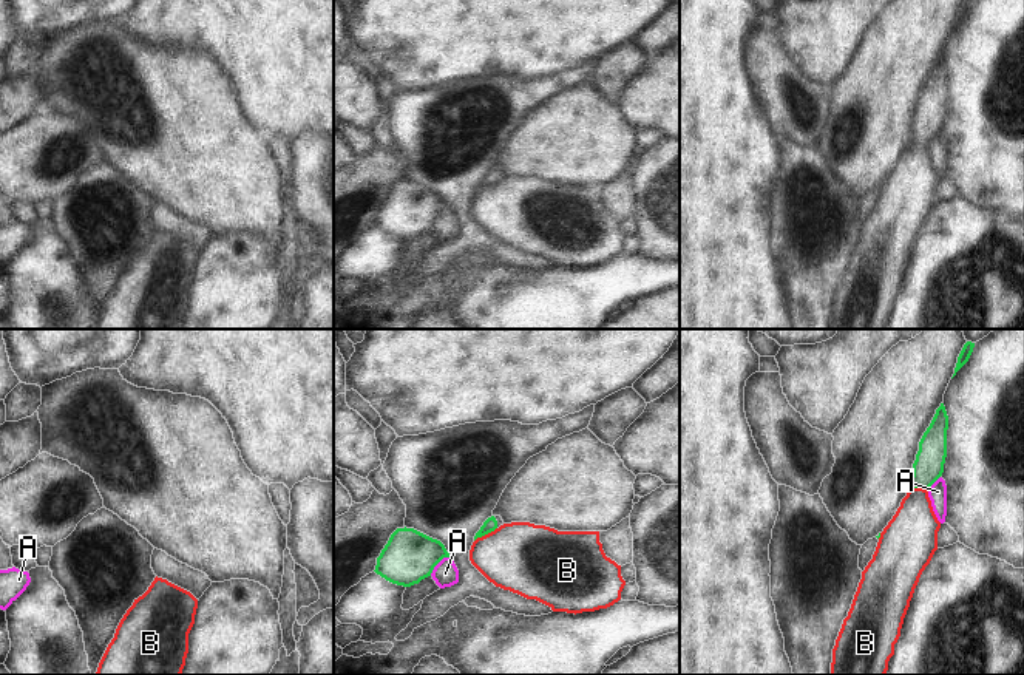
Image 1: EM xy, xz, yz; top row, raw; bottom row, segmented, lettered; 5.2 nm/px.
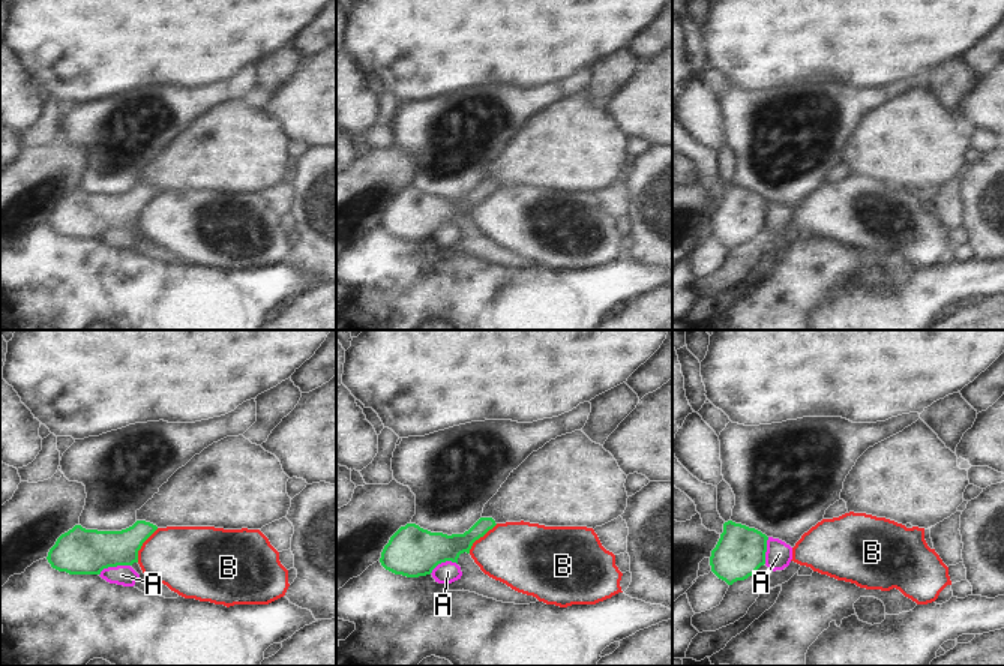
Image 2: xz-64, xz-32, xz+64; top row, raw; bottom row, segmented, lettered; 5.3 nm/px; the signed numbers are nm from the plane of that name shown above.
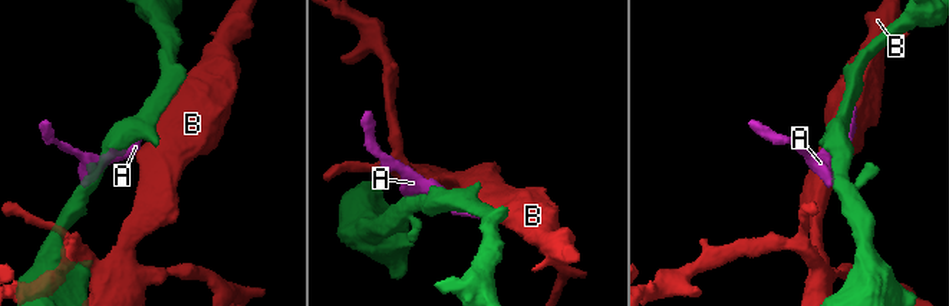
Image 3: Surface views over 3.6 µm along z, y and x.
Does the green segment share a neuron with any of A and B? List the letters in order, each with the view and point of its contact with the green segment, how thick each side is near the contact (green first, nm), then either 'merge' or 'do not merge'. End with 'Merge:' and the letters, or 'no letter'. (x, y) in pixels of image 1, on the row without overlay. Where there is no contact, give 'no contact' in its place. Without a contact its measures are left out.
A: meets green in xz at (437, 217); 280 nm thick on the green side, 140 nm on the other; do not merge
B: meets green in xz at (485, 187); 70 nm thick on the green side, 360 nm on the other; do not merge
Merge: no letter

